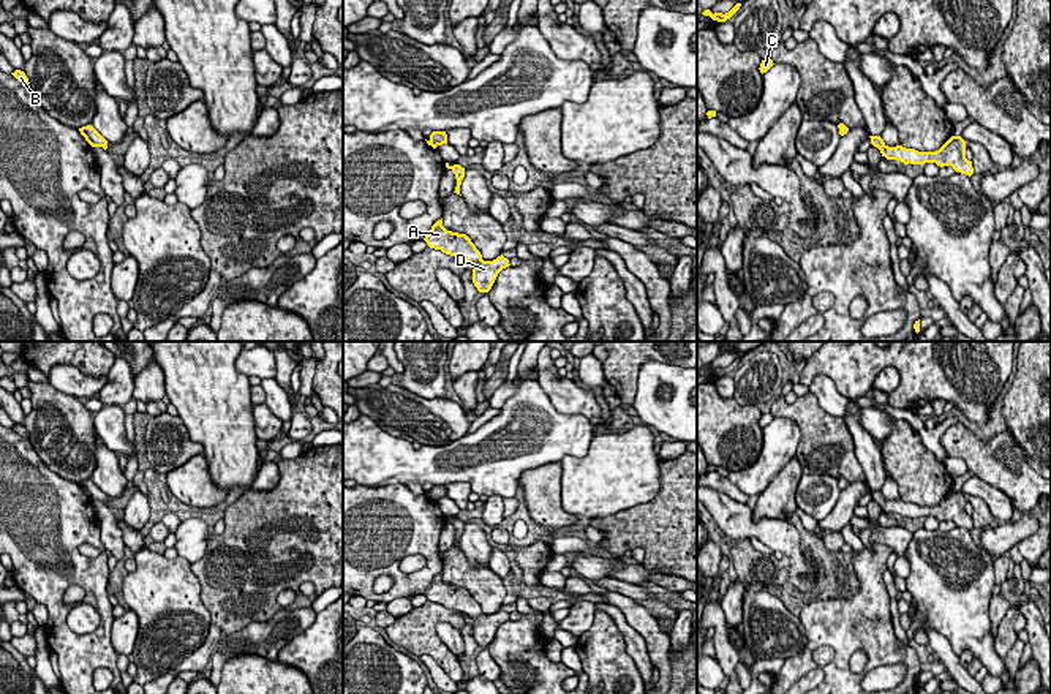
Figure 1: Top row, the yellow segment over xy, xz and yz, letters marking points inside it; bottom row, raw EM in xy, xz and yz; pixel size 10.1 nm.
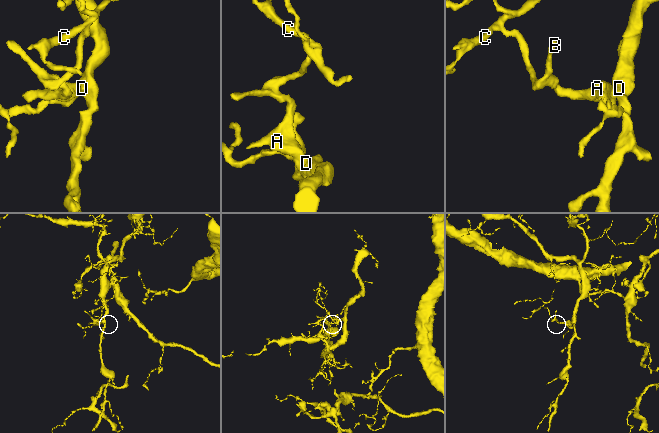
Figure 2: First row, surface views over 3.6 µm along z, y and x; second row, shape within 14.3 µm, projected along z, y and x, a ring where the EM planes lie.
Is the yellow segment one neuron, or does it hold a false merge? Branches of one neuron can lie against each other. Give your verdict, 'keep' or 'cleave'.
keep

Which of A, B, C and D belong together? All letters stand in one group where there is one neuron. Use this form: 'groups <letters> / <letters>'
groups A B C D

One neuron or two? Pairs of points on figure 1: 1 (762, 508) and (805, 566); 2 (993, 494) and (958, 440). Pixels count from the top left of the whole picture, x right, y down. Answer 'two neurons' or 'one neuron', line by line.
1: two neurons
2: two neurons

